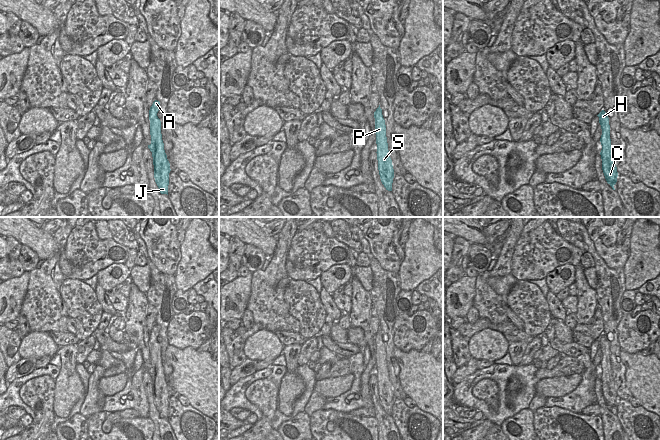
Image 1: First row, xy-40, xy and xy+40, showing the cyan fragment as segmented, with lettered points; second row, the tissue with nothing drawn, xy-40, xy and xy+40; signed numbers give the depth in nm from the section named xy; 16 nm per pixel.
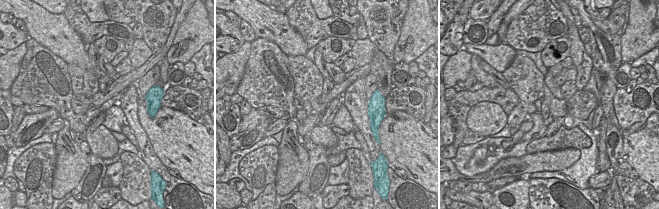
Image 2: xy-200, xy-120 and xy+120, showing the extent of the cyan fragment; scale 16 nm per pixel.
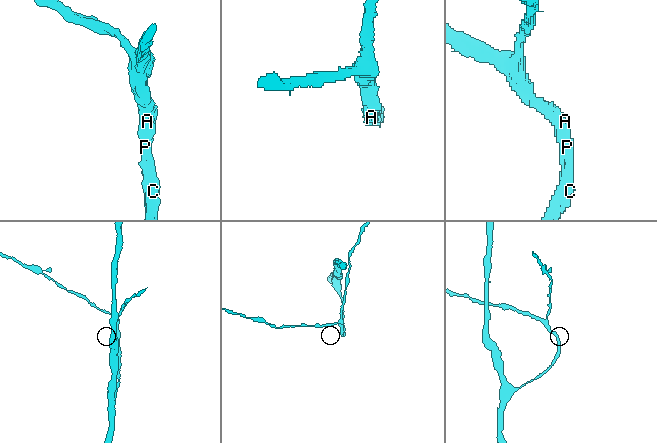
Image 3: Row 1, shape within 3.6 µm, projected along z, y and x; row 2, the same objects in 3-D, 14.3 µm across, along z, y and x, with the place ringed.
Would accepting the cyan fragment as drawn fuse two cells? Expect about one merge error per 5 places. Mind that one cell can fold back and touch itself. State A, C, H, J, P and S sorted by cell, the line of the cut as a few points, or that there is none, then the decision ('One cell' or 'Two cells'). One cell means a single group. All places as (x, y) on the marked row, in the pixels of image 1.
Groups: A C H J P S. No split. One cell

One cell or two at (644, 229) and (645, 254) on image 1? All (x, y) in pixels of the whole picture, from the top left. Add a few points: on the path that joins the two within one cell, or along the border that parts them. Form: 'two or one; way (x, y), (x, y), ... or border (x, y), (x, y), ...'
one; way (644, 235), (644, 248)

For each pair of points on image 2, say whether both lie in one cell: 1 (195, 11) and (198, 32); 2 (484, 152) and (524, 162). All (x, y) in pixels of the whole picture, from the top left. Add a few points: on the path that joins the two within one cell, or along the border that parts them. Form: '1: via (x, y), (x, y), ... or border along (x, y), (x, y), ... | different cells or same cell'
1: via (196, 16), (196, 27) | same cell
2: border along (526, 153), (520, 156), (502, 158), (486, 171) | different cells

